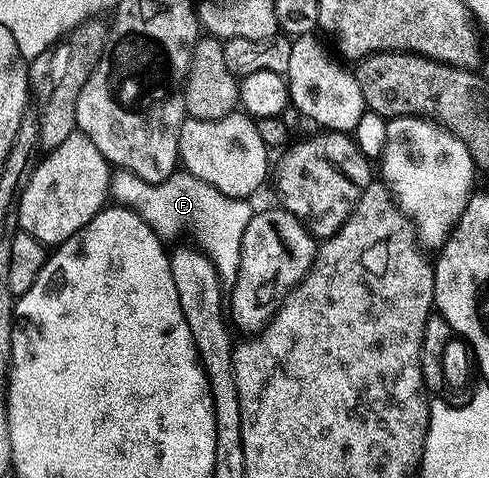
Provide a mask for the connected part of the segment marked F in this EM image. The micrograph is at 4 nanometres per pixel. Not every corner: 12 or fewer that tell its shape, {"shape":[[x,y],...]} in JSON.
{"shape":[[115,169],[110,192],[169,240],[191,234],[234,285],[247,199],[175,172]]}

